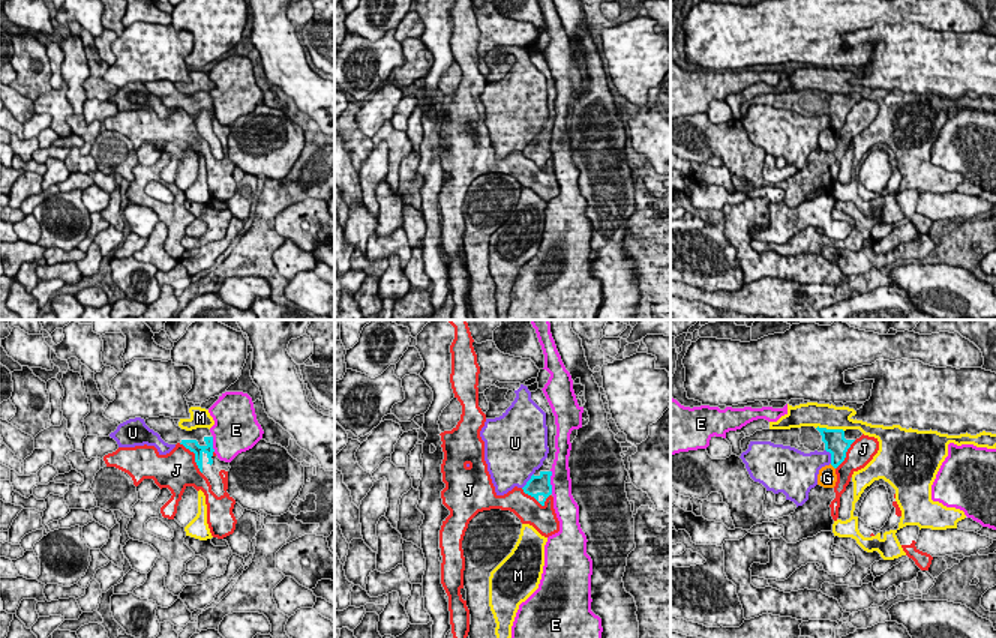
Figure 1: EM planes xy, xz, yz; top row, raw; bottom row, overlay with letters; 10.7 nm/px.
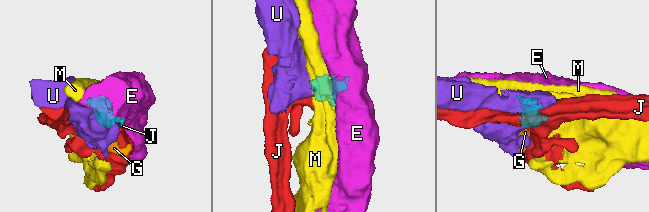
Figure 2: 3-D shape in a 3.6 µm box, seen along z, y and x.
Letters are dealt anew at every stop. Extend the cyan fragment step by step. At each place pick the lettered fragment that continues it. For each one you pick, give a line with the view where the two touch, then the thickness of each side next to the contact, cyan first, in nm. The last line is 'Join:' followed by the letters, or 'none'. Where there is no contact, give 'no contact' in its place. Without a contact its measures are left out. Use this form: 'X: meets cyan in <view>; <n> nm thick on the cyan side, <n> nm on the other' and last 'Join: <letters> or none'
Join: none

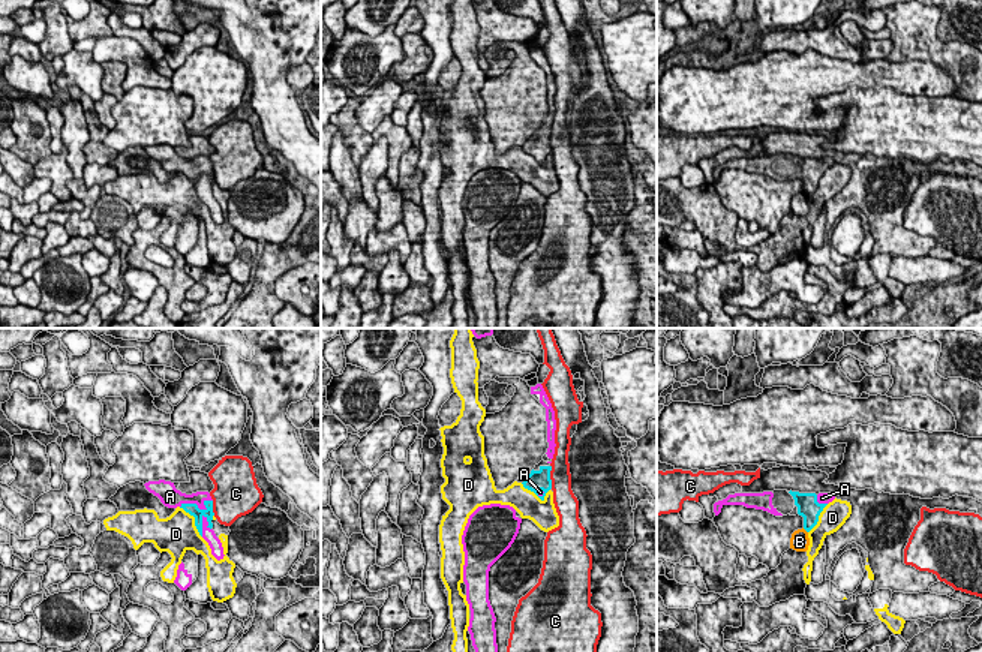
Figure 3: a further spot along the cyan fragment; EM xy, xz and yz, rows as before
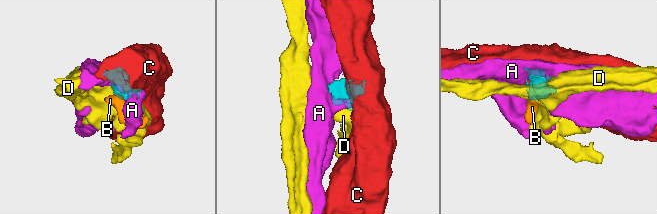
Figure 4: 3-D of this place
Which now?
A: meets cyan in xy; 130 nm thick on the cyan side, 180 nm on the other
Join: A

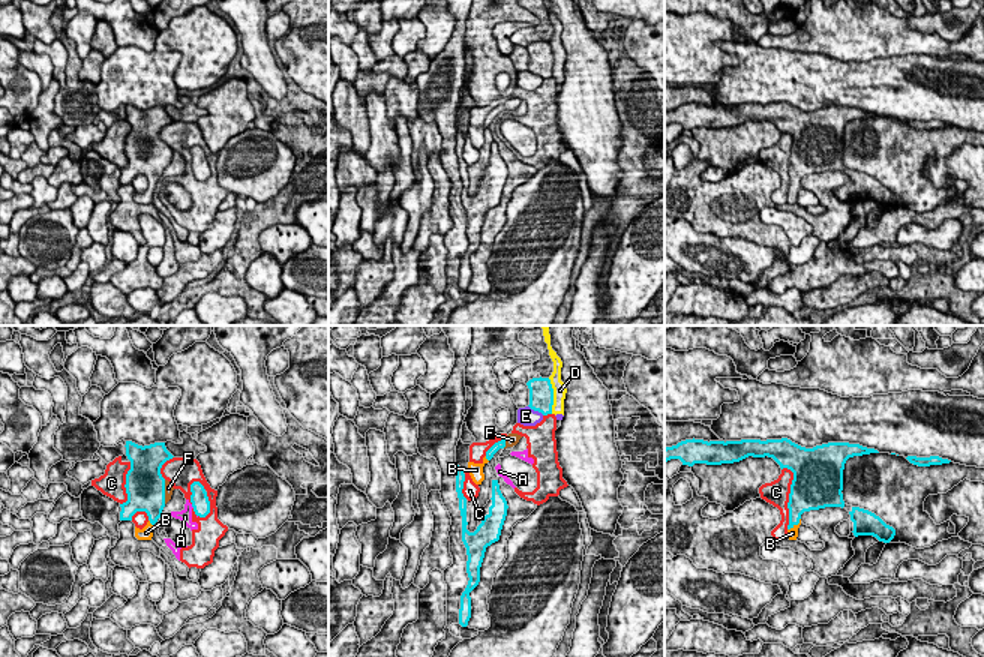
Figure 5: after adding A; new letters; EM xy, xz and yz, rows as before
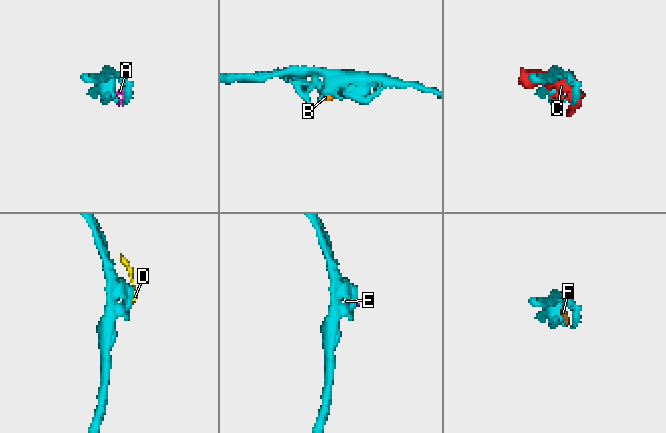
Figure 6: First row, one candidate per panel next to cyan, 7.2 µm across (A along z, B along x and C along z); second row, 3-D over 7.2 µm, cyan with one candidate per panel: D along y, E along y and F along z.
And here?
B: meets cyan in yz; 240 nm thick on the cyan side, 120 nm on the other
F: meets cyan in xy; 420 nm thick on the cyan side, 100 nm on the other
Join: B, F

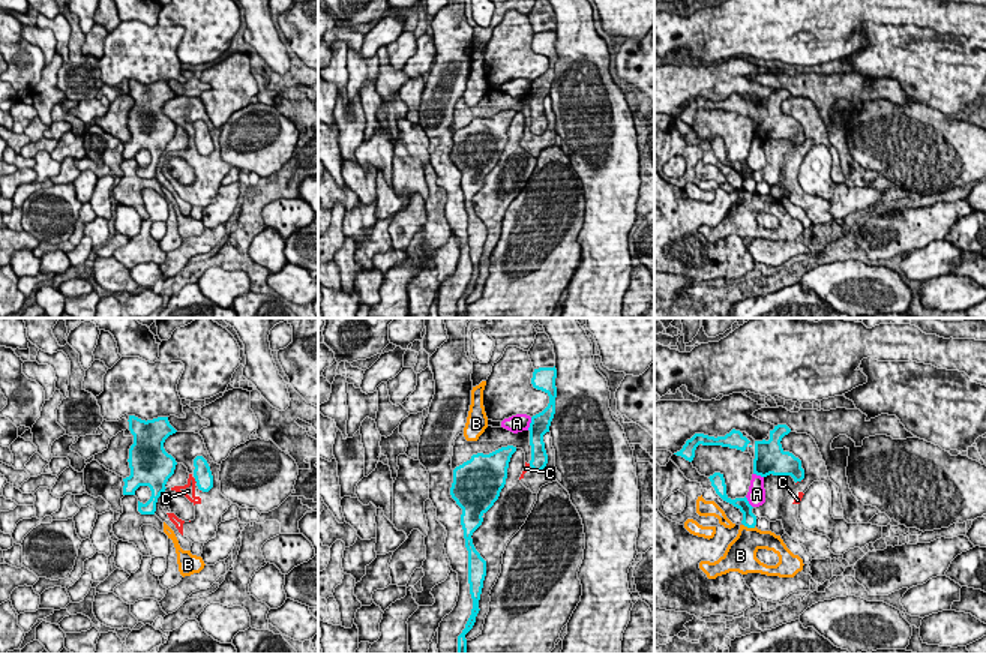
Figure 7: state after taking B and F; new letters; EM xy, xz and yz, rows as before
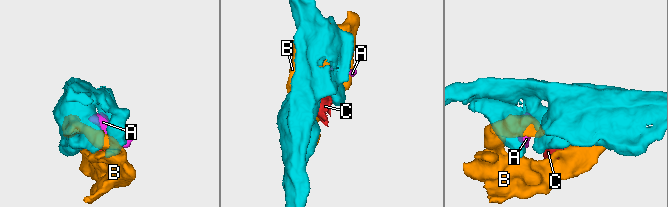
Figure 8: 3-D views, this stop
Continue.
Join: none

